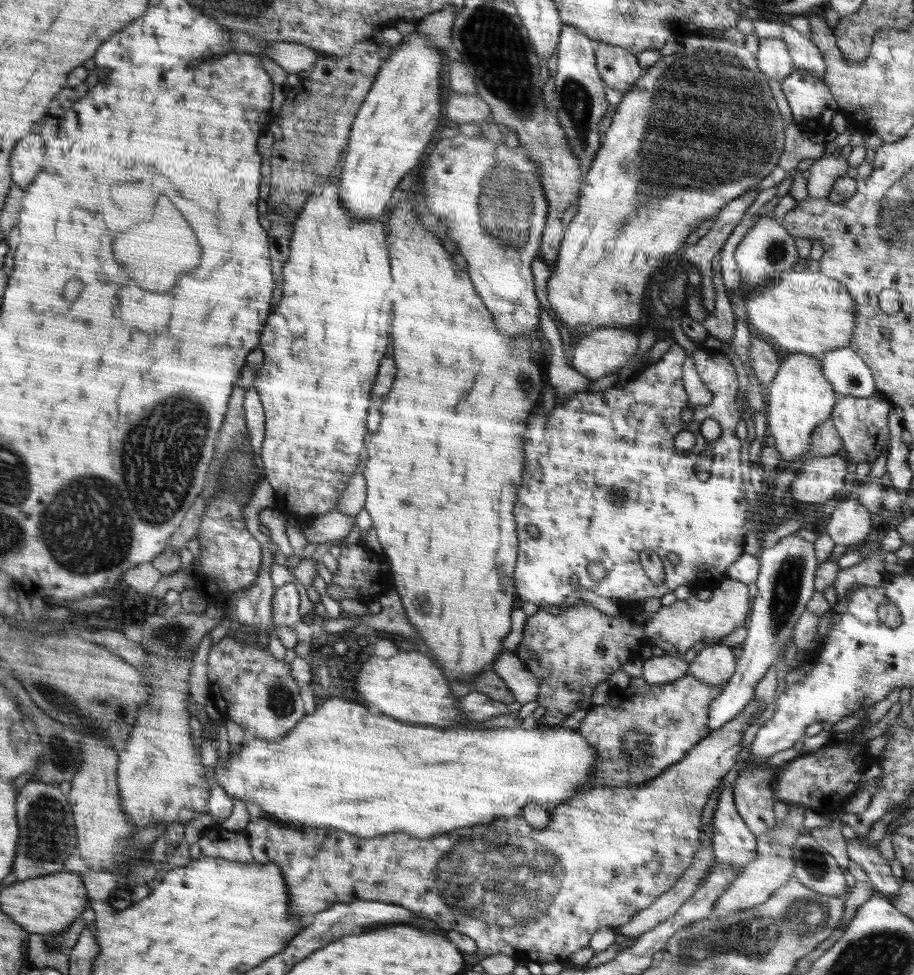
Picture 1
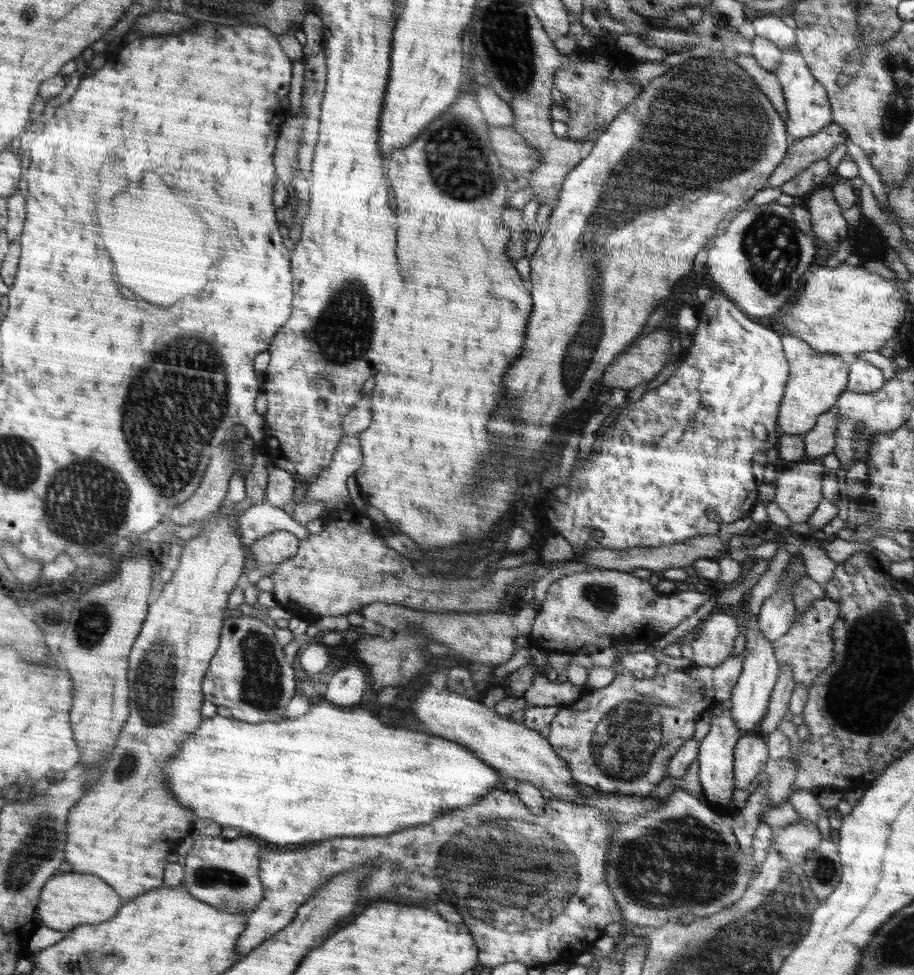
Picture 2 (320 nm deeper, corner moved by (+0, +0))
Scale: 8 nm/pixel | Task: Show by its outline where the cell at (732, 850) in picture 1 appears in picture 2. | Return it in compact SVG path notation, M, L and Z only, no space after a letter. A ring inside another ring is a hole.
M710 708L713 716L711 718L710 731L702 740L699 746L698 764L699 778L703 794L712 808L725 811L725 807L730 802L735 782L733 775L733 750L741 737L739 728L735 725L731 710L723 710Z

